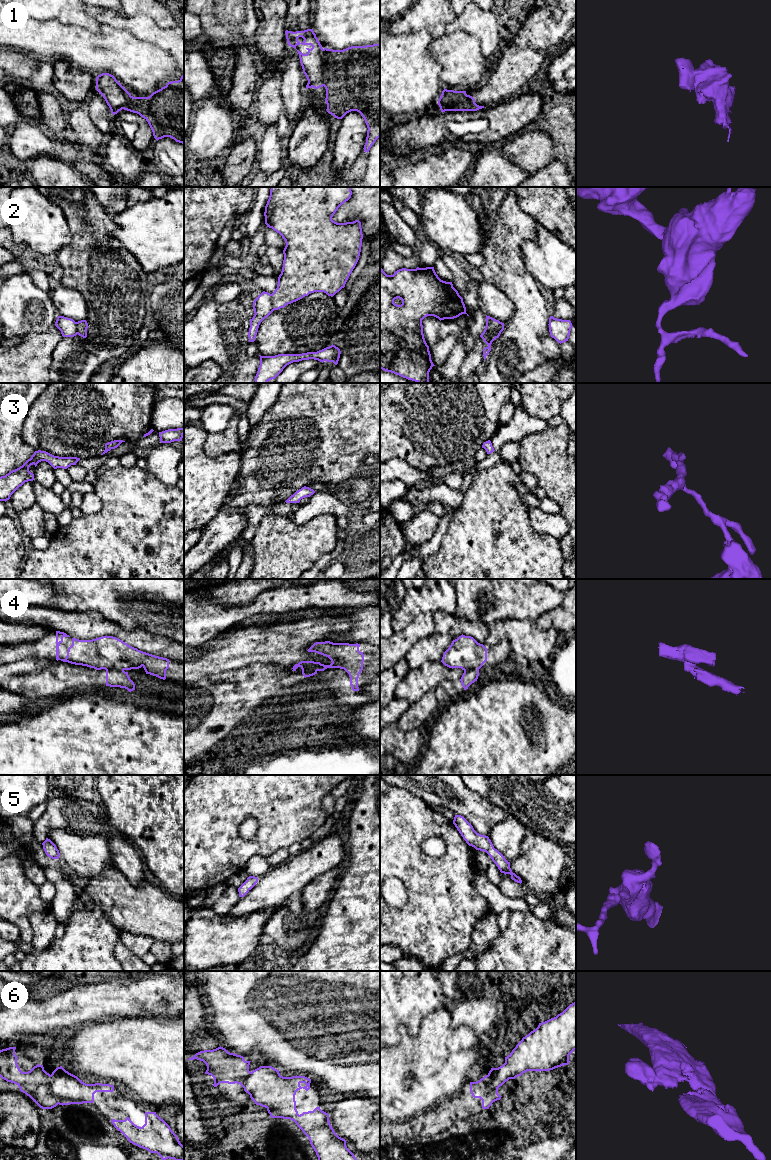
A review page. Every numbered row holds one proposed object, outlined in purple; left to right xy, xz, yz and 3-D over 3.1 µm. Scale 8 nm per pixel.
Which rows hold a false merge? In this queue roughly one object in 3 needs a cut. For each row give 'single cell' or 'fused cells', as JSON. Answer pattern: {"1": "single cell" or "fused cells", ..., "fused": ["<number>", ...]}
{"1": "fused cells", "2": "fused cells", "3": "single cell", "4": "fused cells", "5": "single cell", "6": "fused cells", "fused": ["1", "2", "4", "6"]}

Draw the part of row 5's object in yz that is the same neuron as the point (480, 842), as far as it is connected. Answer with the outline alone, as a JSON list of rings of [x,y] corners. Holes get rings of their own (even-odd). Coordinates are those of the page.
[[[455,815],[453,824],[469,846],[474,847],[476,850],[486,852],[501,873],[505,875],[510,874],[512,880],[520,884],[522,883],[521,878],[512,872],[510,862],[494,848],[488,836],[477,833],[473,826],[461,815]]]

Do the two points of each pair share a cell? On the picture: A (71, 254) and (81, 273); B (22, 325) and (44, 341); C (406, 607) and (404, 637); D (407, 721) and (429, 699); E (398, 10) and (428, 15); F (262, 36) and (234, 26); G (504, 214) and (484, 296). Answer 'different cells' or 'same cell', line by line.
A: same cell
B: different cells
C: different cells
D: same cell
E: different cells
F: different cells
G: different cells

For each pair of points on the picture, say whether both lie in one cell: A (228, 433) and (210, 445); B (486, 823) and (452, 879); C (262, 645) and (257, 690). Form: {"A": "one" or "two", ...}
{"A": "one", "B": "two", "C": "two"}

